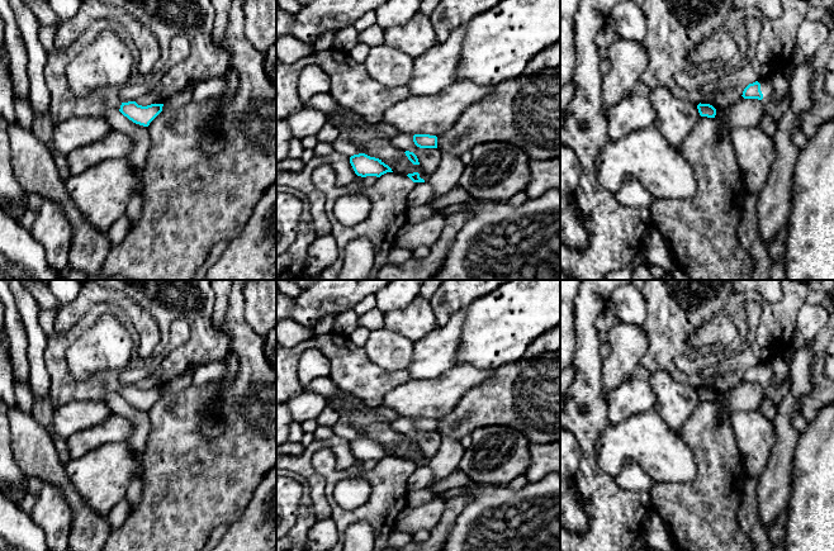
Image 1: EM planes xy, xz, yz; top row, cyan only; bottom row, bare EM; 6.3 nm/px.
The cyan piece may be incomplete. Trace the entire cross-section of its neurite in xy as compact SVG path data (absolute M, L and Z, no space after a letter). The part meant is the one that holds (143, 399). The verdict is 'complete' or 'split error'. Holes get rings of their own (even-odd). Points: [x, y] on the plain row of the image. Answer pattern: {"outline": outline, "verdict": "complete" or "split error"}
{"outline": "M136 385L122 386L119 395L136 408L148 410L162 395L164 388L138 389Z", "verdict": "complete"}

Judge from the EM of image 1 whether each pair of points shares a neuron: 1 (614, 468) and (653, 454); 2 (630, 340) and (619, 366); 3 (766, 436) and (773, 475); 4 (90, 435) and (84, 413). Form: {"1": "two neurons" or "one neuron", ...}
{"1": "one neuron", "2": "one neuron", "3": "two neurons", "4": "two neurons"}

